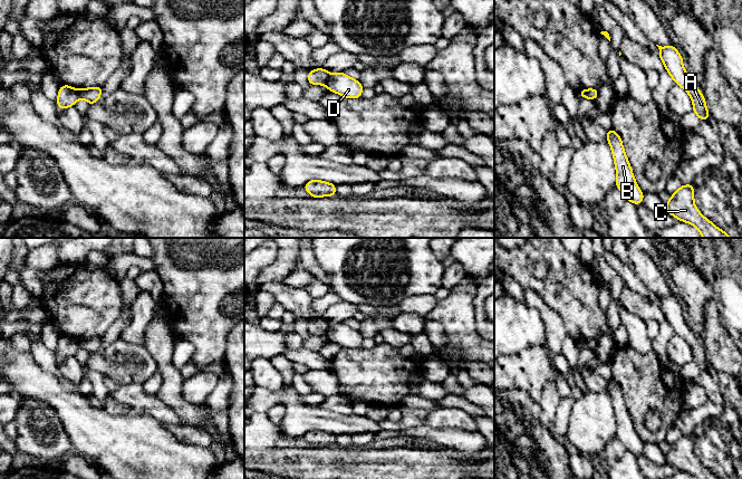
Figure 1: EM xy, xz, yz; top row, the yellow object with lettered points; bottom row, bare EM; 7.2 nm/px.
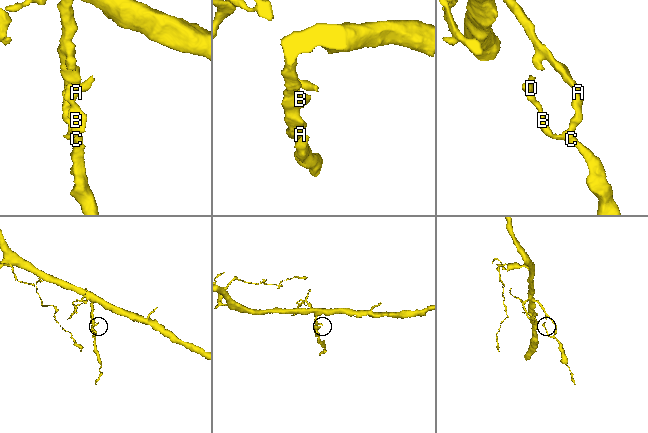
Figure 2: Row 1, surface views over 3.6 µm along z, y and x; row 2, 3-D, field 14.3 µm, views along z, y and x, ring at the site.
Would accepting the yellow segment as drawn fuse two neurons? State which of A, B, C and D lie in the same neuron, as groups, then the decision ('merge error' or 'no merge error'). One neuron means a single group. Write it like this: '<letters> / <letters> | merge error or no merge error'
A B C / D | merge error

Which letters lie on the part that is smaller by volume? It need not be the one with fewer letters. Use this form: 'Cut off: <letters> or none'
Cut off: D

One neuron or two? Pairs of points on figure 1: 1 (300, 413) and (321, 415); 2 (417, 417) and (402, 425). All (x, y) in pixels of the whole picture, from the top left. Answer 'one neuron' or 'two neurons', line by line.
1: one neuron
2: one neuron

